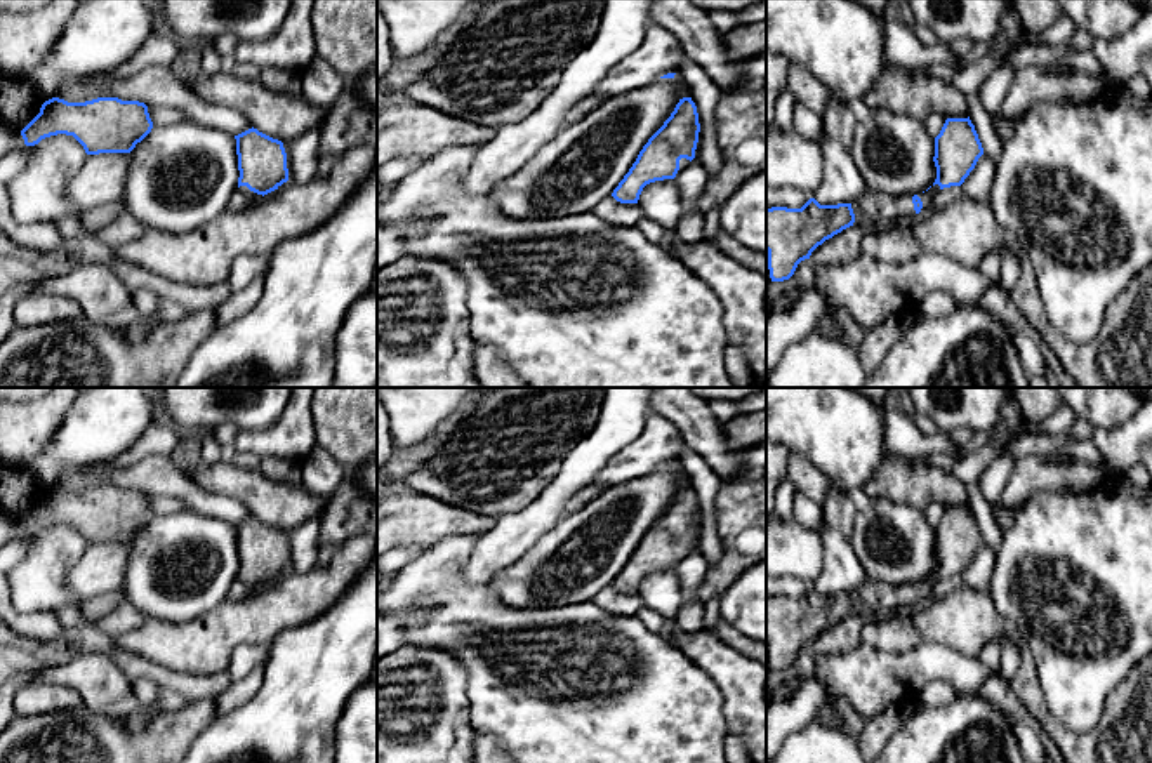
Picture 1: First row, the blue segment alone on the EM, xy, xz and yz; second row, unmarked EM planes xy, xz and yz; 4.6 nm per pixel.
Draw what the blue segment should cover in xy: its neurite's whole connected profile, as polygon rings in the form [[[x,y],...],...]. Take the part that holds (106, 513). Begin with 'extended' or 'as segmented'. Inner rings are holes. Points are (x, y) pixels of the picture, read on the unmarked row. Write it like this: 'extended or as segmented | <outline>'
extended | [[[52,487],[23,520],[0,514],[0,547],[57,523],[73,525],[87,544],[130,542],[151,518],[148,495],[139,490],[97,487],[68,492]]]

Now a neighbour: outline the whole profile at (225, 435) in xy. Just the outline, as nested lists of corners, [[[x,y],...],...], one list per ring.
[[[231,422],[214,428],[214,438],[219,443],[219,447],[222,448],[224,455],[233,454],[233,443],[240,433],[242,433],[242,429]]]

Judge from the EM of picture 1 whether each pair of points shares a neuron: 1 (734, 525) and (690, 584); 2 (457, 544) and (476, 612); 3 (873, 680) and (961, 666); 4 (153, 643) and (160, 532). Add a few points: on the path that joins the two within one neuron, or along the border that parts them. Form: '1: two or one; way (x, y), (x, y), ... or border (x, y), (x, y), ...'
1: two; border (709, 565), (697, 591), (701, 603)
2: one; way (454, 562), (454, 590), (459, 595)
3: one; way (895, 671), (939, 666)
4: two; border (195, 616), (185, 621), (150, 621)

